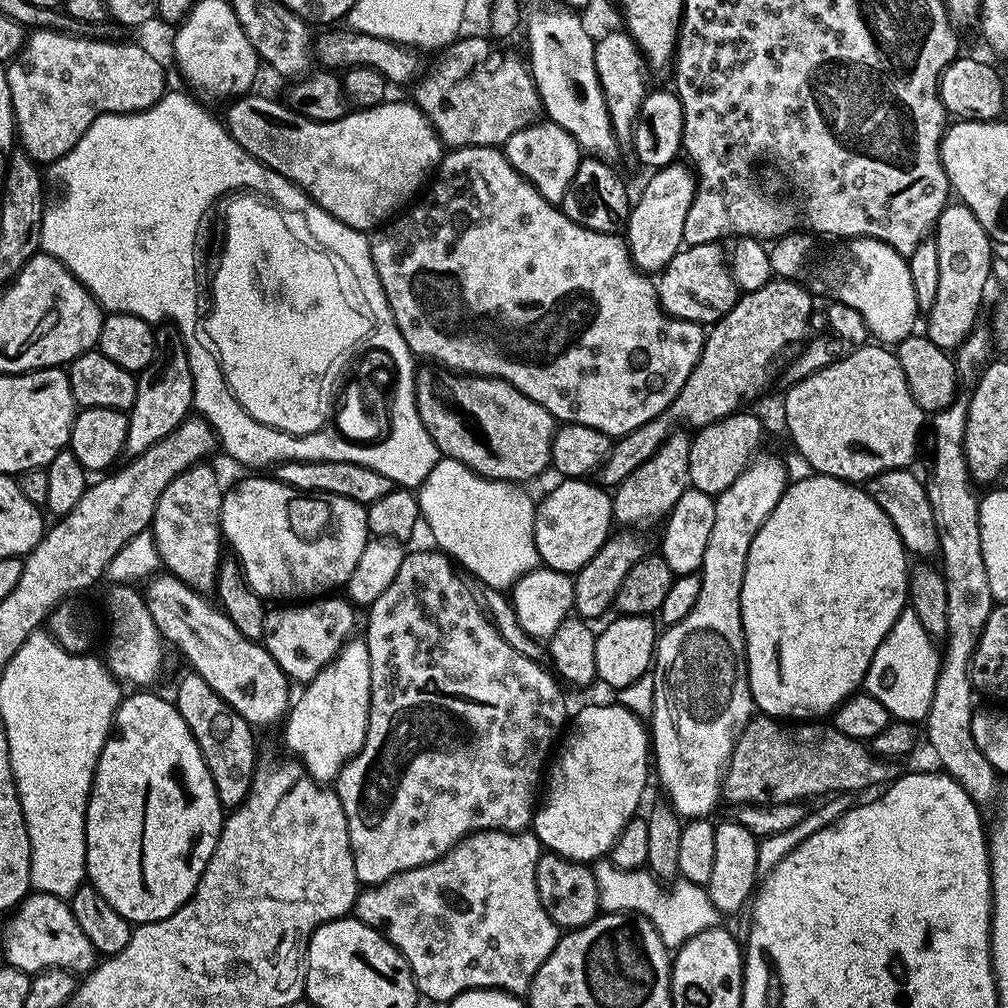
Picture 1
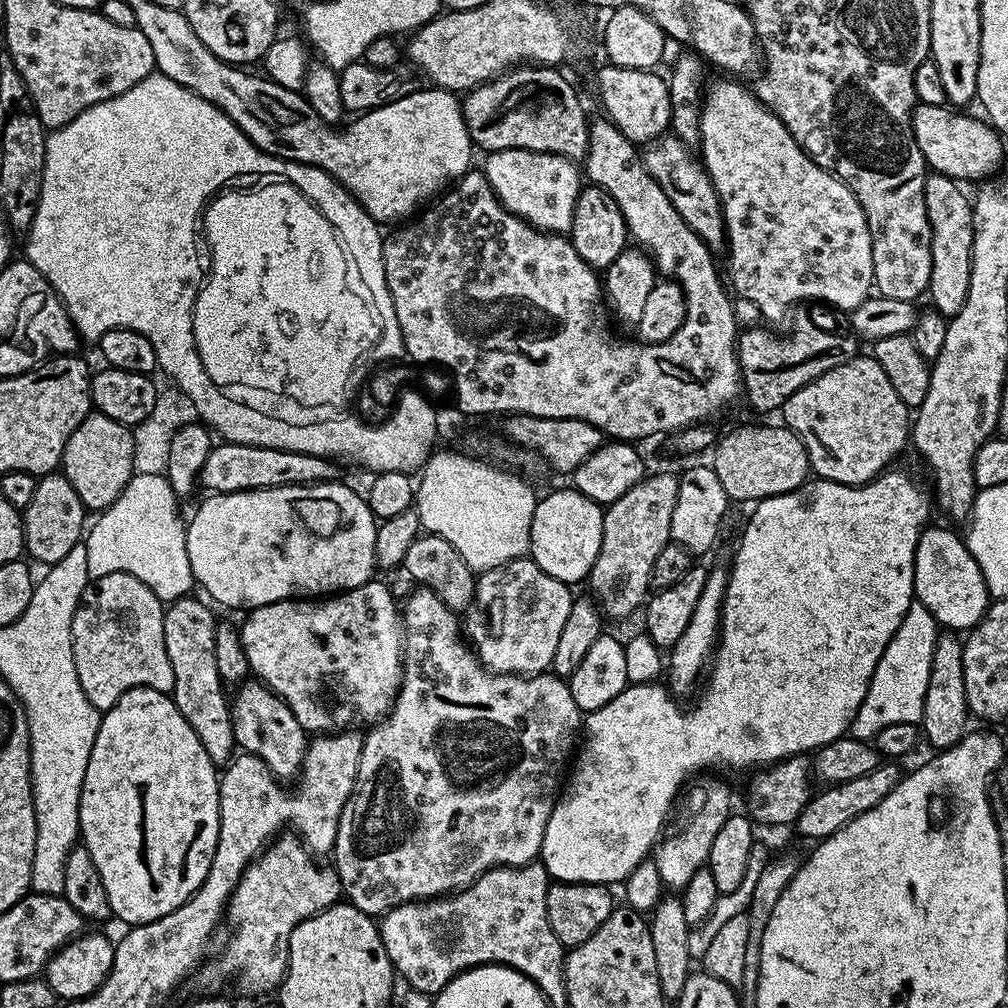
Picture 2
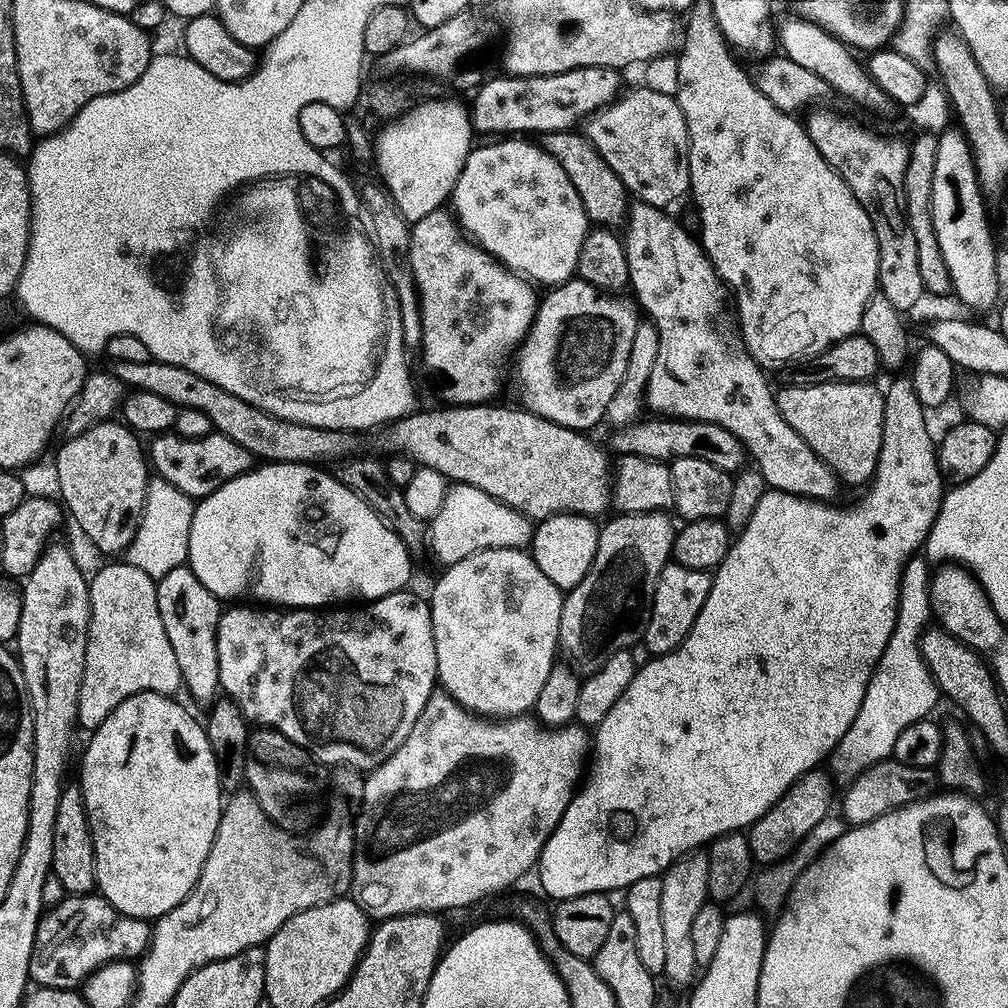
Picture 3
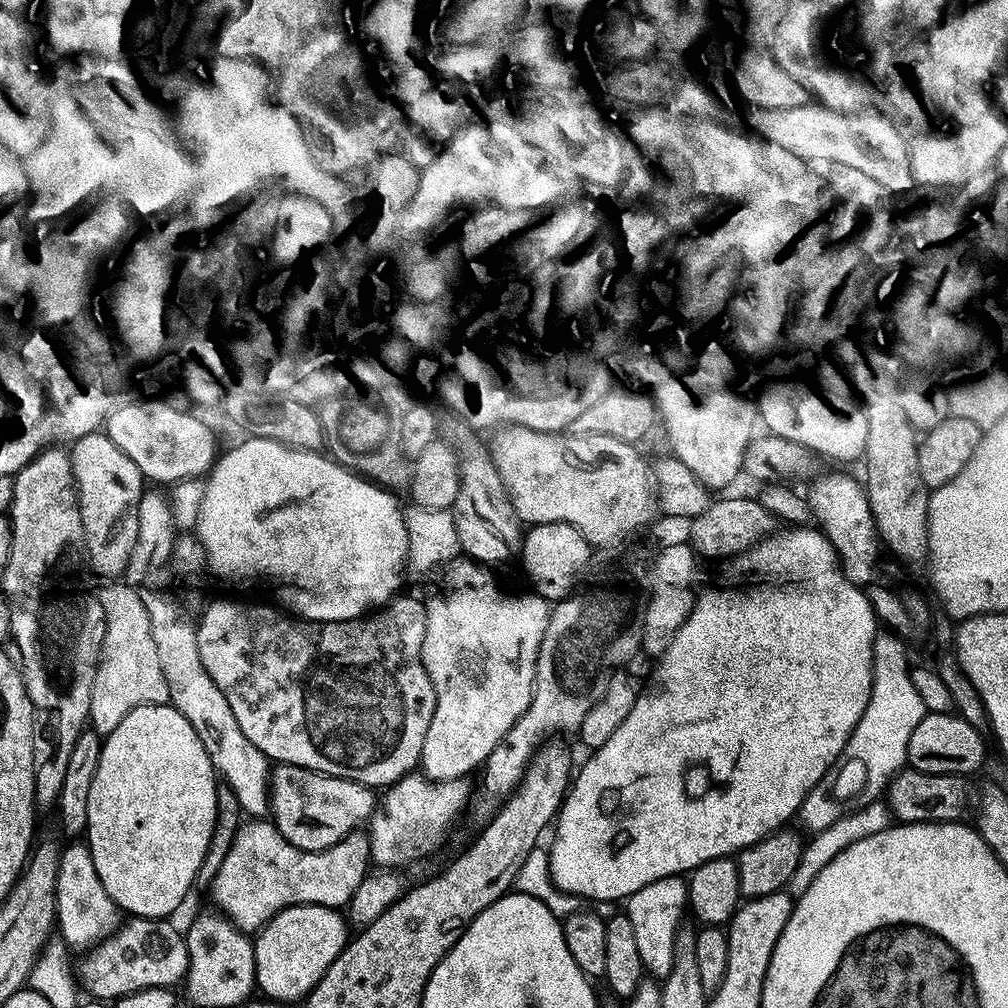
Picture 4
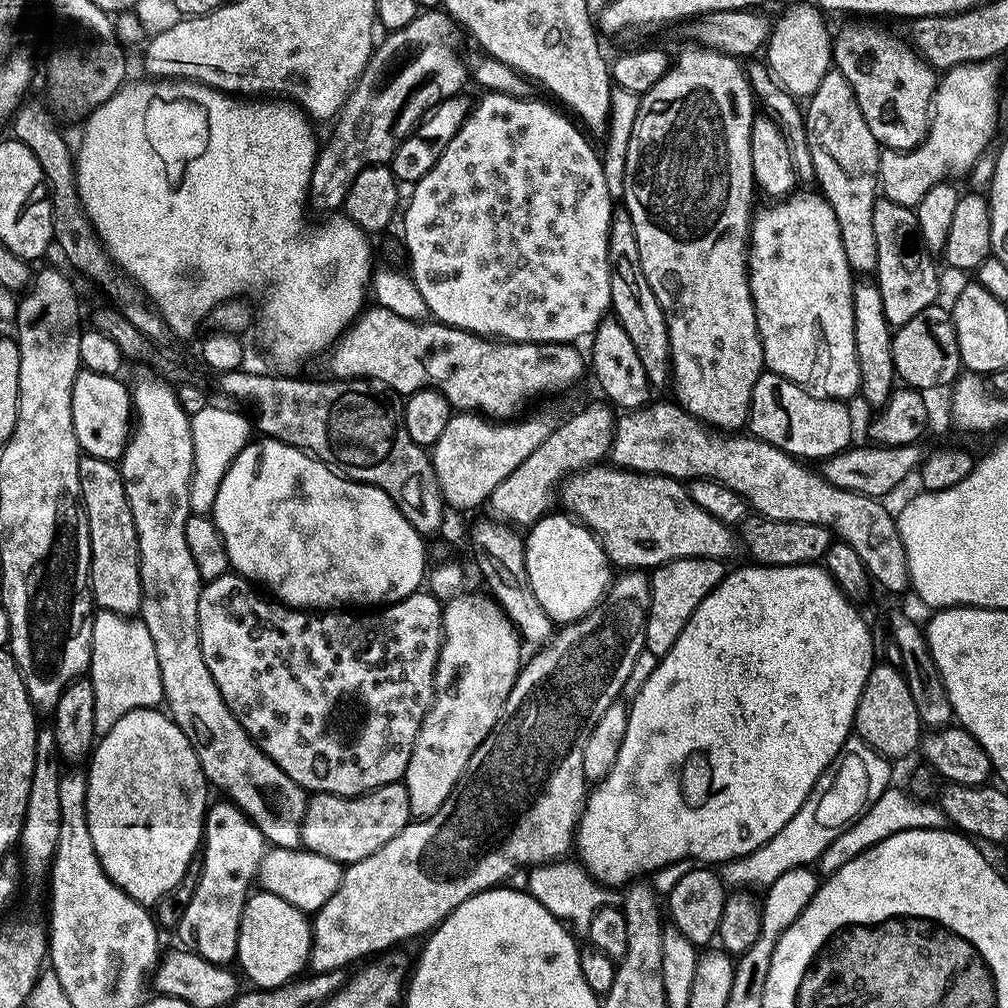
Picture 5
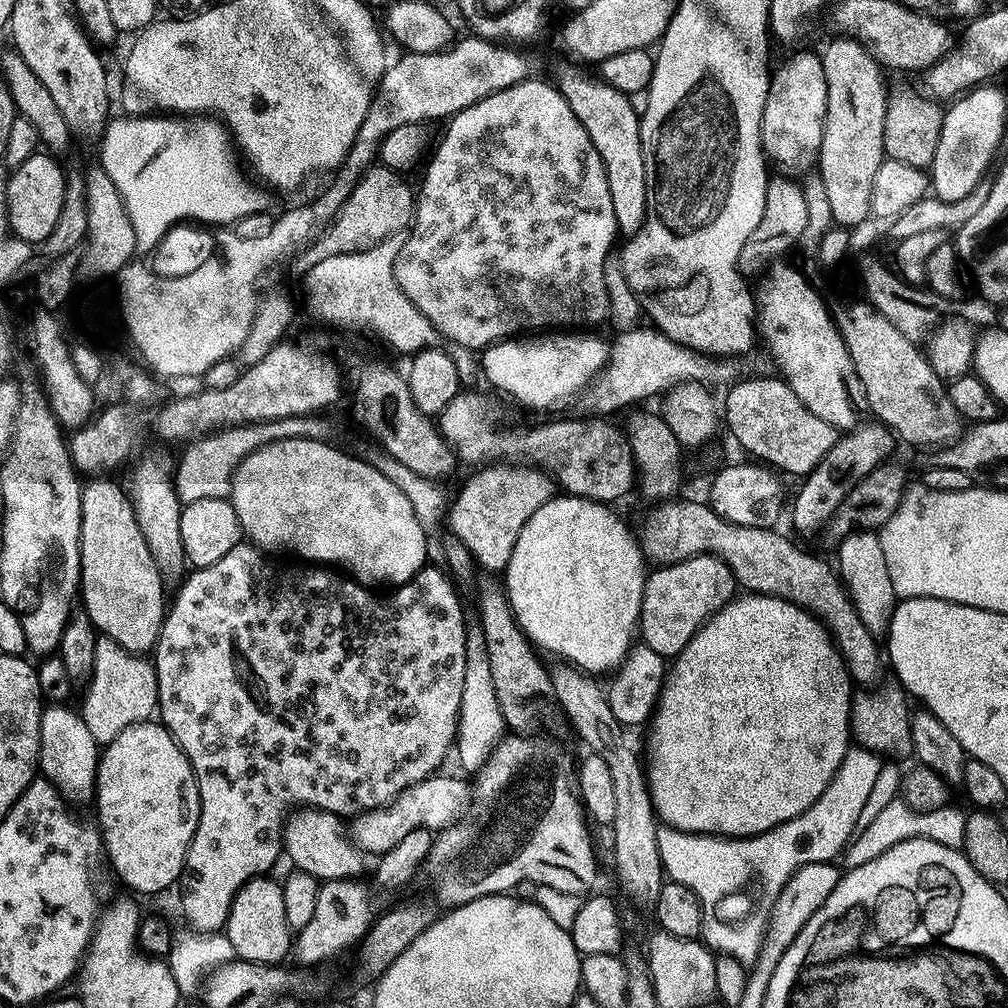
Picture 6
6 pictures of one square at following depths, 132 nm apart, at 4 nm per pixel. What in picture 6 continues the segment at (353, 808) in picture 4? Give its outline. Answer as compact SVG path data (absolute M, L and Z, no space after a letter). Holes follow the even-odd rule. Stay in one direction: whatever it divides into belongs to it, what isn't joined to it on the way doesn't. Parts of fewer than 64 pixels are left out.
M433 774L427 780L410 786L403 794L391 800L383 808L372 808L357 815L351 821L350 839L363 853L381 854L397 847L402 838L420 828L439 830L456 823L465 815L470 804L470 784L464 780L455 780L452 776Z

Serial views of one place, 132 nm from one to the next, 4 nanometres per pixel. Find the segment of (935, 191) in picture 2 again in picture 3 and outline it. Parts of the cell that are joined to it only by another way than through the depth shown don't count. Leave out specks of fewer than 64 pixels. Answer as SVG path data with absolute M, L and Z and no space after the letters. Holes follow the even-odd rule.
M929 134L917 136L916 141L911 141L908 168L904 172L904 193L908 195L908 221L914 230L914 238L918 242L918 268L922 270L925 293L929 297L944 296L952 292L952 279L950 270L946 268L946 258L942 258L942 250L939 249L932 221L932 183L934 182L936 136Z

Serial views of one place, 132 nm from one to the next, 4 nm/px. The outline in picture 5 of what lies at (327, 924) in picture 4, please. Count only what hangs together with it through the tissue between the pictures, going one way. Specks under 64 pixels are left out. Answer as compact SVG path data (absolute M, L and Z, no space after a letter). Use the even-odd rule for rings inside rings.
M256 890L249 895L242 910L236 951L239 971L248 975L249 985L271 990L297 979L305 971L311 949L312 926L305 912L273 892Z

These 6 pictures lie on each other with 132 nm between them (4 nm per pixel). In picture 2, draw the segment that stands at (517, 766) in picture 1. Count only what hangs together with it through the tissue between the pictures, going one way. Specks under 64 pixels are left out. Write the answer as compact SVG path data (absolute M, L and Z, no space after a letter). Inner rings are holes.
M420 586L415 590L417 592L410 593L408 601L402 604L404 678L396 701L409 706L440 704L440 712L444 712L444 716L452 716L452 720L492 716L492 720L500 720L500 724L512 724L512 728L524 736L528 756L524 756L524 764L520 764L520 768L516 768L516 772L512 772L512 776L508 776L496 792L452 792L452 788L448 788L448 780L444 780L440 772L432 772L428 788L420 788L420 792L412 792L412 788L408 788L408 800L412 800L412 808L416 808L416 816L420 816L416 836L412 836L400 852L388 852L388 856L376 856L376 860L360 860L360 864L352 864L352 868L335 868L347 903L373 918L383 916L399 904L409 904L411 900L431 900L458 892L473 884L490 868L520 868L533 863L540 855L546 822L550 822L550 814L562 791L562 777L573 759L582 732L580 707L561 677L555 674L513 676L485 668L462 631L461 617L428 588Z

